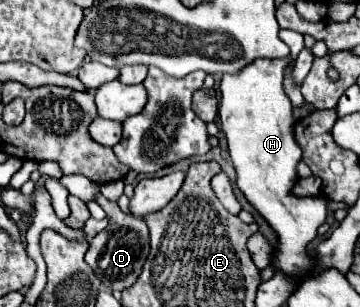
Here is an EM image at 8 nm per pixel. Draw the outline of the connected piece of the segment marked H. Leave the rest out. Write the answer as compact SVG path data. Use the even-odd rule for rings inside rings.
M280 29L279 37L290 47L288 57L254 59L254 63L246 65L242 71L222 75L220 129L228 141L240 191L280 237L280 245L274 253L276 269L286 275L302 277L314 263L314 259L306 255L306 245L316 237L316 229L326 221L328 209L320 197L296 197L290 193L298 179L296 165L302 151L294 141L294 115L292 103L284 91L284 69L292 65L304 49L304 37L290 29Z

